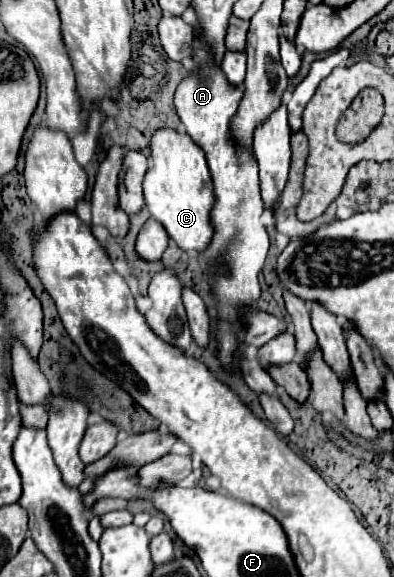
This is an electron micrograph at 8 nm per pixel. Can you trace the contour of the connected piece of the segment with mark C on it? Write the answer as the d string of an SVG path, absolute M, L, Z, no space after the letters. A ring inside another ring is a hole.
M161 129L151 139L151 167L143 181L145 203L153 219L157 219L167 235L183 251L203 253L213 239L211 209L215 203L211 173L207 173L207 161L203 149L187 135L179 135L173 129Z

